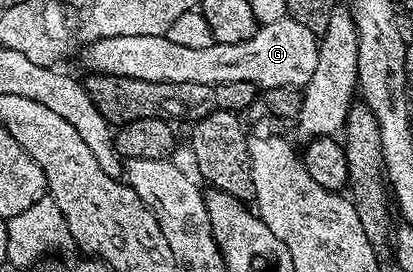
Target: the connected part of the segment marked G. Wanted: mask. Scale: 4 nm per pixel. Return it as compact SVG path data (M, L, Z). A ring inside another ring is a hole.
M282 18L258 27L257 33L247 42L234 44L213 43L201 50L188 46L178 46L163 36L120 36L96 40L83 49L85 64L93 74L103 76L126 76L160 84L179 82L251 82L258 89L295 88L304 89L311 74L315 74L315 64L319 51L319 37L307 26Z

